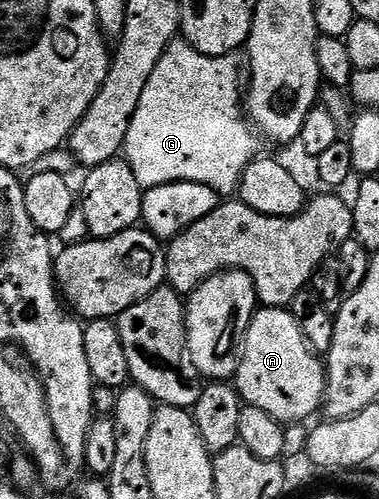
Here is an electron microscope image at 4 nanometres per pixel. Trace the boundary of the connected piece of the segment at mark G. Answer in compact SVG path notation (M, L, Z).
M178 36L168 45L166 52L162 56L162 60L158 60L158 68L154 68L154 72L150 72L150 80L146 80L146 89L142 91L142 100L138 100L138 108L134 108L134 120L130 120L130 128L126 132L126 140L124 141L124 149L122 151L123 161L130 164L130 168L134 172L134 176L138 179L138 184L145 190L150 188L158 188L162 184L174 184L175 182L197 182L198 184L206 184L210 188L214 188L214 192L218 192L221 196L232 196L240 189L240 181L246 172L246 168L261 153L260 142L257 131L254 129L251 121L246 117L246 110L243 105L236 106L233 110L224 110L236 97L242 94L242 78L240 82L240 70L242 74L242 62L236 54L223 54L222 56L206 56L202 52L198 52L190 43Z

